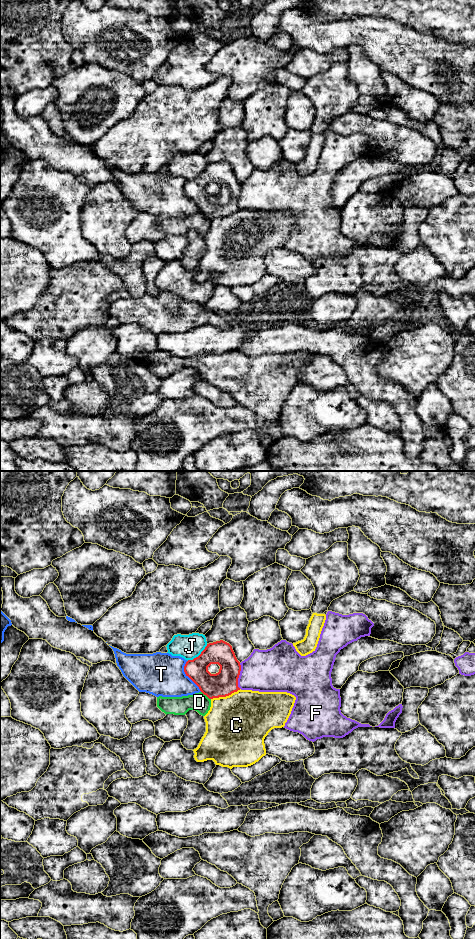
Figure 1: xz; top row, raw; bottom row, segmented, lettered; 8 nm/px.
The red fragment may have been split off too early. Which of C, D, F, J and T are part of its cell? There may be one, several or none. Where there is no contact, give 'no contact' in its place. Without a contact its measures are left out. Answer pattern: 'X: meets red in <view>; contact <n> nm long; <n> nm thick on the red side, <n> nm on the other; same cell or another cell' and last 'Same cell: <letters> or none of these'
C: meets red in xz; contact 260 nm long; 200 nm thick on the red side, 500 nm on the other; another cell
D: meets red in xz; contact 100 nm long; 200 nm thick on the red side, 150 nm on the other; another cell
F: meets red in xz; contact 200 nm long; 200 nm thick on the red side, 340 nm on the other; another cell
J: meets red in xz; contact 220 nm long; 190 nm thick on the red side, 190 nm on the other; another cell
T: meets red in xz; contact 280 nm long; 190 nm thick on the red side, 360 nm on the other; another cell
Same cell: none of these

